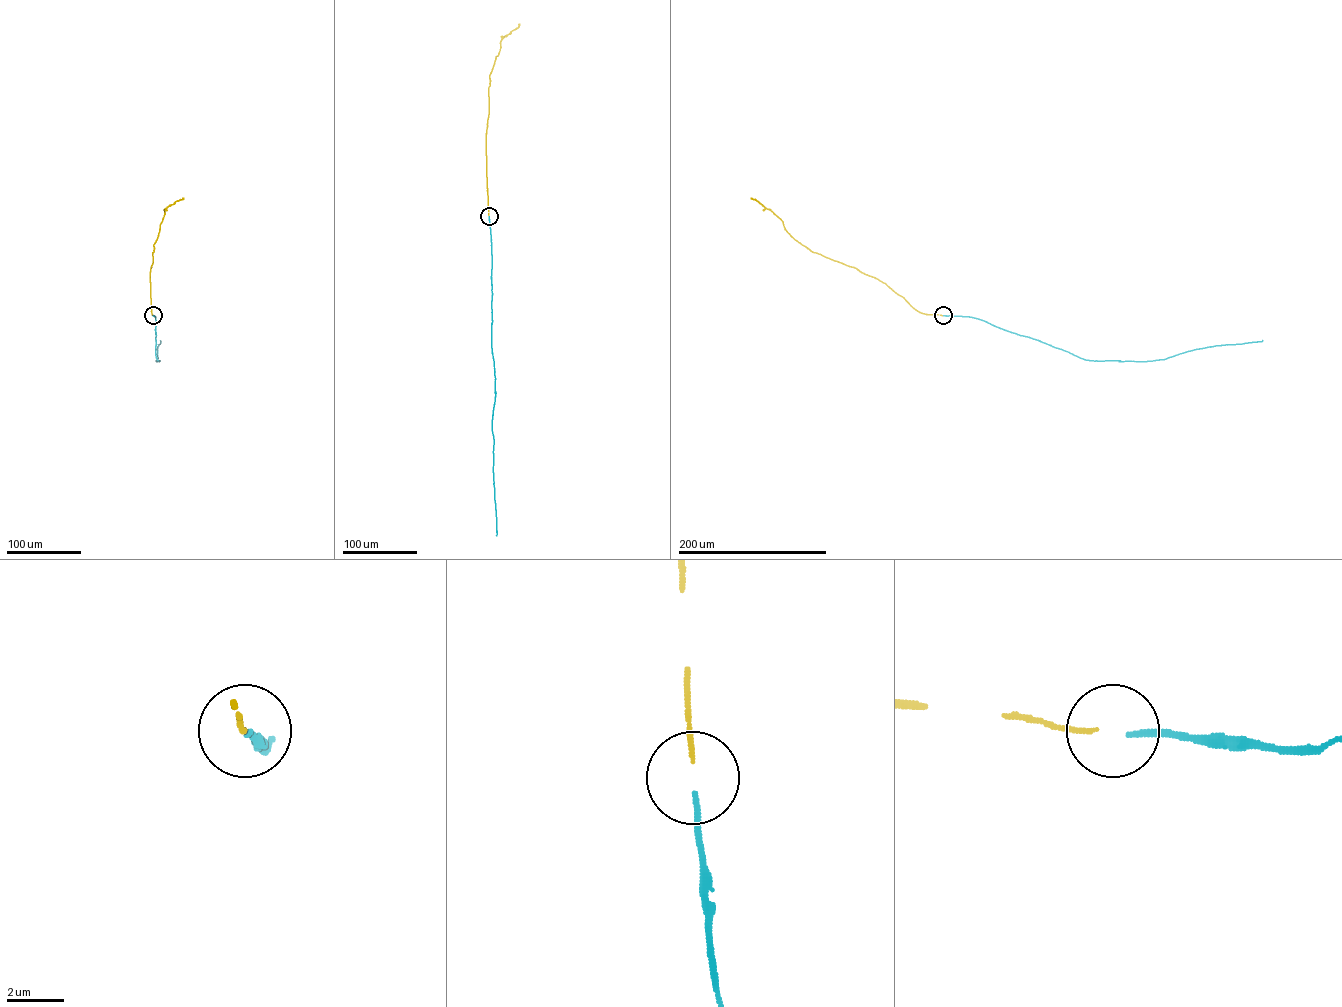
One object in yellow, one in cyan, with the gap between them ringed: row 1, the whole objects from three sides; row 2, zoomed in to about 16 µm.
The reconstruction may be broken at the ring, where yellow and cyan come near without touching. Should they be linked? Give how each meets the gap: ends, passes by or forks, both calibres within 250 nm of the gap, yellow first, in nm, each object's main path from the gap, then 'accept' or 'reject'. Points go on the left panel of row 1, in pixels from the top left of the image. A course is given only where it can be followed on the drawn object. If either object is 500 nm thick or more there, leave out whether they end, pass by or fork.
yellow ends there; cyan ends there; 150 nm thick on the yellow side, 190 nm on the other; yellow runs (152, 315), (149, 275), (153, 245), (164, 209), (182, 198); cyan runs (152, 315), (156, 320), (155, 354), (159, 360), (156, 361), (160, 340); accept

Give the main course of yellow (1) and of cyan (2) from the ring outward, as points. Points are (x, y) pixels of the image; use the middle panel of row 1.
1: (488, 215), (485, 141), (489, 75), (501, 40), (518, 24)
2: (488, 216), (495, 377), (492, 430), (496, 535)

